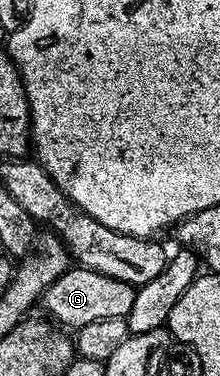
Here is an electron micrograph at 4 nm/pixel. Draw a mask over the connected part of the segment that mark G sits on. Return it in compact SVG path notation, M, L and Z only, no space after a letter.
M74 265L45 289L40 305L45 306L44 313L54 323L65 328L80 328L91 324L91 320L103 320L107 316L128 318L136 295L135 287L123 280L111 280L111 276L103 276L99 272L91 272L85 266Z

